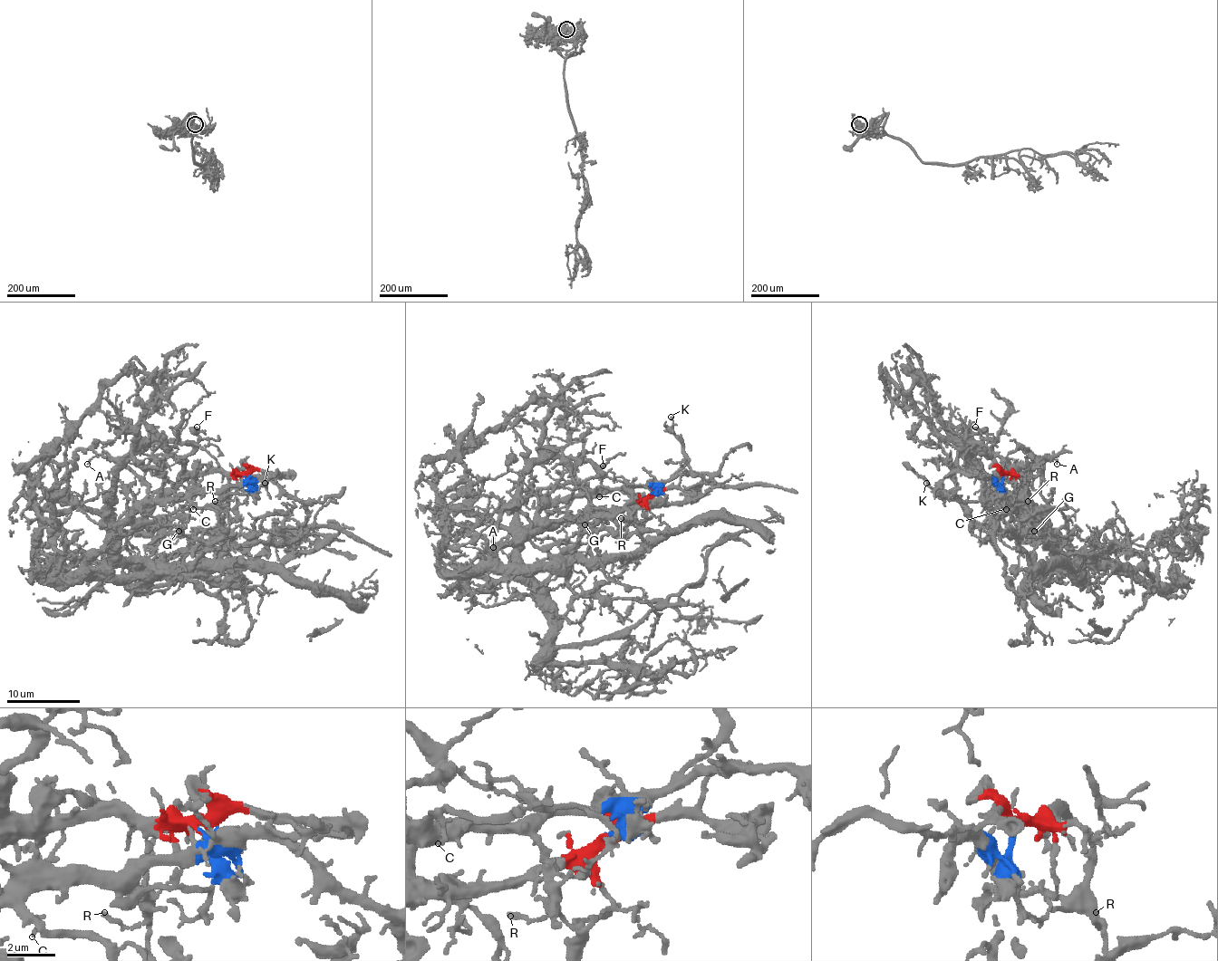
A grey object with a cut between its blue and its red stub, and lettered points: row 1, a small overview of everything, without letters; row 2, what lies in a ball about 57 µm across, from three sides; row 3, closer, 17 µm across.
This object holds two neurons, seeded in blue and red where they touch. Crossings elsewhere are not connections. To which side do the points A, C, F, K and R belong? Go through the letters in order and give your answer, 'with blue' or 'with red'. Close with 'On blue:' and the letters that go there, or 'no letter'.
A: with blue
C: with blue
F: with red
K: with blue
R: with blue
On blue: A, C, K, R

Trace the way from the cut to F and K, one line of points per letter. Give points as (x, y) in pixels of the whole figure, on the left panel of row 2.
F: (246, 477), (212, 472), (187, 472), (176, 456), (185, 456), (192, 449), (199, 437), (196, 427)
K: (246, 477), (249, 483), (256, 483), (264, 477), (278, 475), (276, 472), (267, 481), (267, 488), (264, 483)

